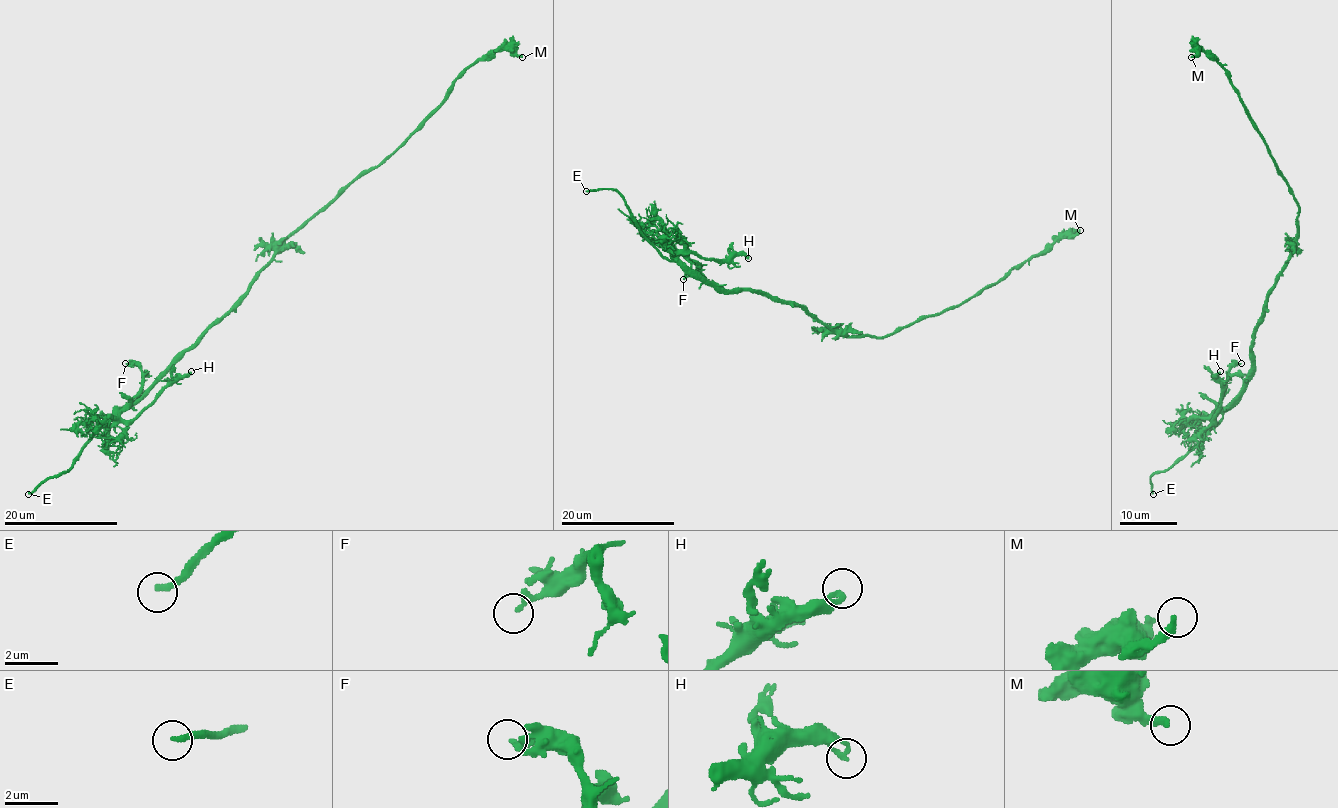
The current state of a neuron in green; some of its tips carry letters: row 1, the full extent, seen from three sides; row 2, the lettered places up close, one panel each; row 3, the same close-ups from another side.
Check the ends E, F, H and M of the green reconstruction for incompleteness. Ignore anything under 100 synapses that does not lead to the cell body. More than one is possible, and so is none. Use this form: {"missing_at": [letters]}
{"missing_at": ["E"]}

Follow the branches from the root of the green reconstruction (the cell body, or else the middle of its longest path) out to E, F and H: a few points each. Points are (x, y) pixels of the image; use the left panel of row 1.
E: (268, 265), (219, 319), (84, 445), (67, 471), (45, 478), (28, 494)
F: (268, 265), (250, 287), (134, 407), (131, 400), (139, 390), (142, 371), (135, 364), (125, 363)
H: (268, 265), (250, 287), (119, 415), (124, 420), (134, 420), (166, 387), (191, 371)

